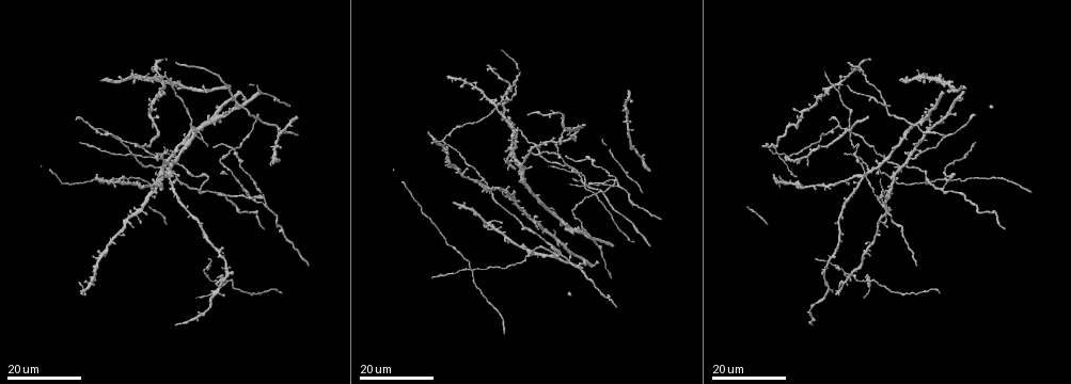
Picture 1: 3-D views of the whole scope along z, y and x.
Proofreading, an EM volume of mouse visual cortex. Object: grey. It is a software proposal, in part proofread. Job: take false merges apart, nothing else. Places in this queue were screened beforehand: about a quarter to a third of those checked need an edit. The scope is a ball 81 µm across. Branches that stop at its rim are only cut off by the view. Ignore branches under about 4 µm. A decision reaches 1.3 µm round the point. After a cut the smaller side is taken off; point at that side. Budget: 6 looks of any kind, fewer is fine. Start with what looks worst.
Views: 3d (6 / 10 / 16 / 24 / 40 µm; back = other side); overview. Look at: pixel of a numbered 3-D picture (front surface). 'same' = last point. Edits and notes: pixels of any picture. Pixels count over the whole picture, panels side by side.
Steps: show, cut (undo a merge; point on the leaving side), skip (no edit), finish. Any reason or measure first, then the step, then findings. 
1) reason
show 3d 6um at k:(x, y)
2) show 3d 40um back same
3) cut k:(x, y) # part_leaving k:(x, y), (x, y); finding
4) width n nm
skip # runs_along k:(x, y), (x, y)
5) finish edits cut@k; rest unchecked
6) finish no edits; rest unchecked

branch point
show 3d 24um at 1:(228, 283)

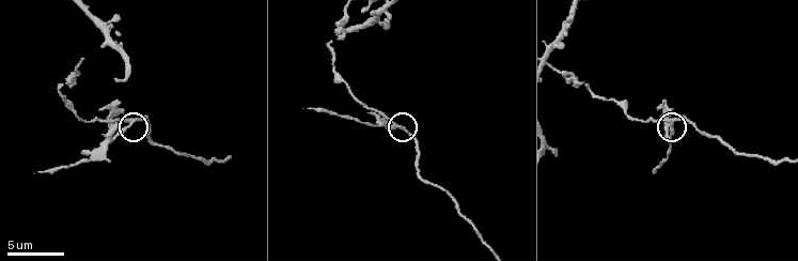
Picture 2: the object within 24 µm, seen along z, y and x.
zoom in
show 3d 10um at 2:(399, 125)

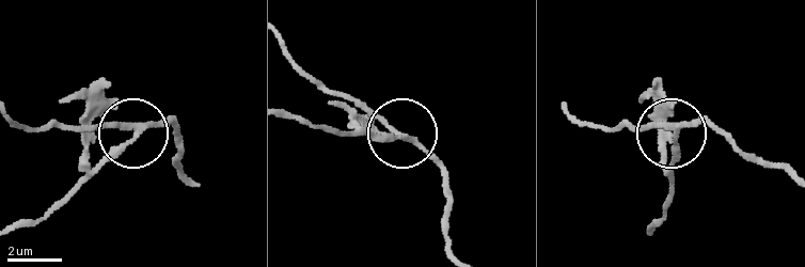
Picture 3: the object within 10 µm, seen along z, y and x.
show 3d 10um back at 3:(673, 138)

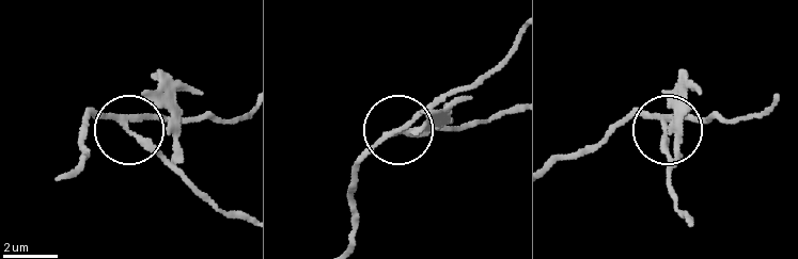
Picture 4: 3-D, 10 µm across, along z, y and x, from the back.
arms 3
cut 4:(158, 100) # part_leaving 4:(127, 129), (160, 147), (215, 203), (243, 215); a second neuron is stuck on

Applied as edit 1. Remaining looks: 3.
show overview

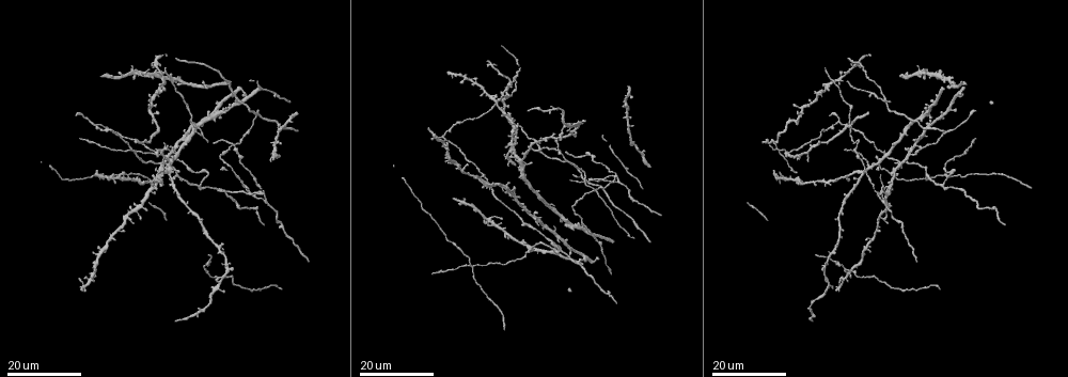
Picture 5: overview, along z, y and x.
three-way junction
show 3d 16um at 5:(520, 166)

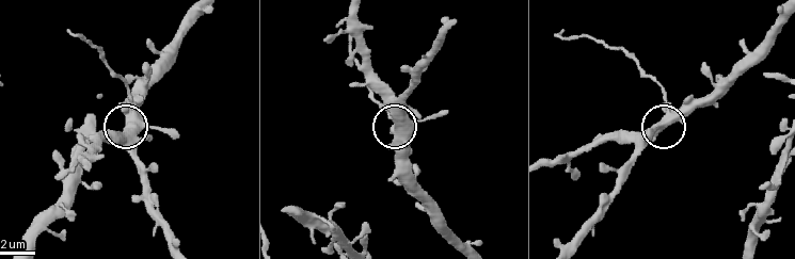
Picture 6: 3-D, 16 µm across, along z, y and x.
closer look
show 3d 10um at 6:(665, 114)

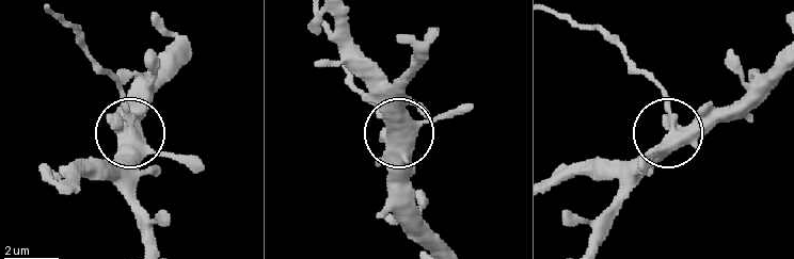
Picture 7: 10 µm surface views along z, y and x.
side_arm 10 um
cut 7:(108, 74) # part_leaving 7:(123, 103), (109, 71), (63, 19); a second neuron is stuck on

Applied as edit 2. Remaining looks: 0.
finish edits cut@4, cut@7; rest unchecked

